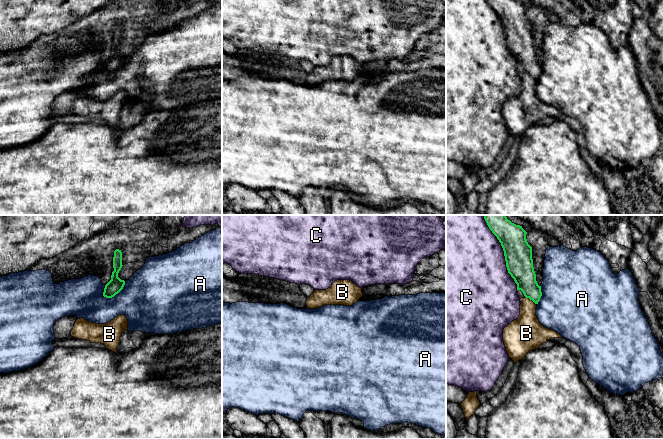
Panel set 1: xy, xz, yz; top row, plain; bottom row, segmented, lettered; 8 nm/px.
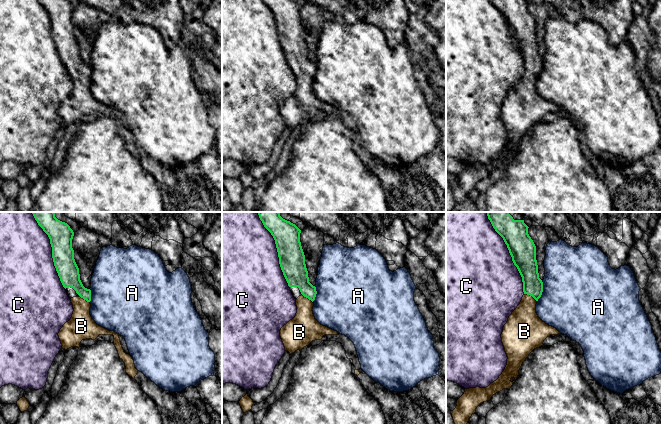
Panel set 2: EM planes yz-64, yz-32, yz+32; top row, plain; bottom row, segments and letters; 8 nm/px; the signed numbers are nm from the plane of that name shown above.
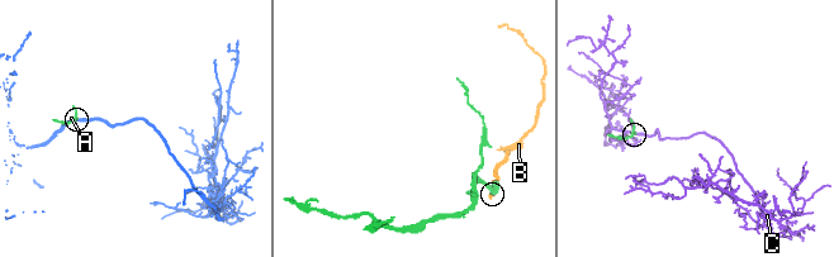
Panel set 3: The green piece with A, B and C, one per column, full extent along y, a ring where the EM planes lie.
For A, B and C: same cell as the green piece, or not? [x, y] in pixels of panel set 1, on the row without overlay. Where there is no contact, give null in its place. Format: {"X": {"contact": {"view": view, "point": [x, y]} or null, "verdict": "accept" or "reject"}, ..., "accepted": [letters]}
{"A": {"contact": {"view": "xy", "point": [115, 70]}, "verdict": "reject"}, "B": {"contact": {"view": "yz", "point": [531, 75]}, "verdict": "accept"}, "C": {"contact": {"view": "yz", "point": [505, 33]}, "verdict": "reject"}, "accepted": ["B"]}

